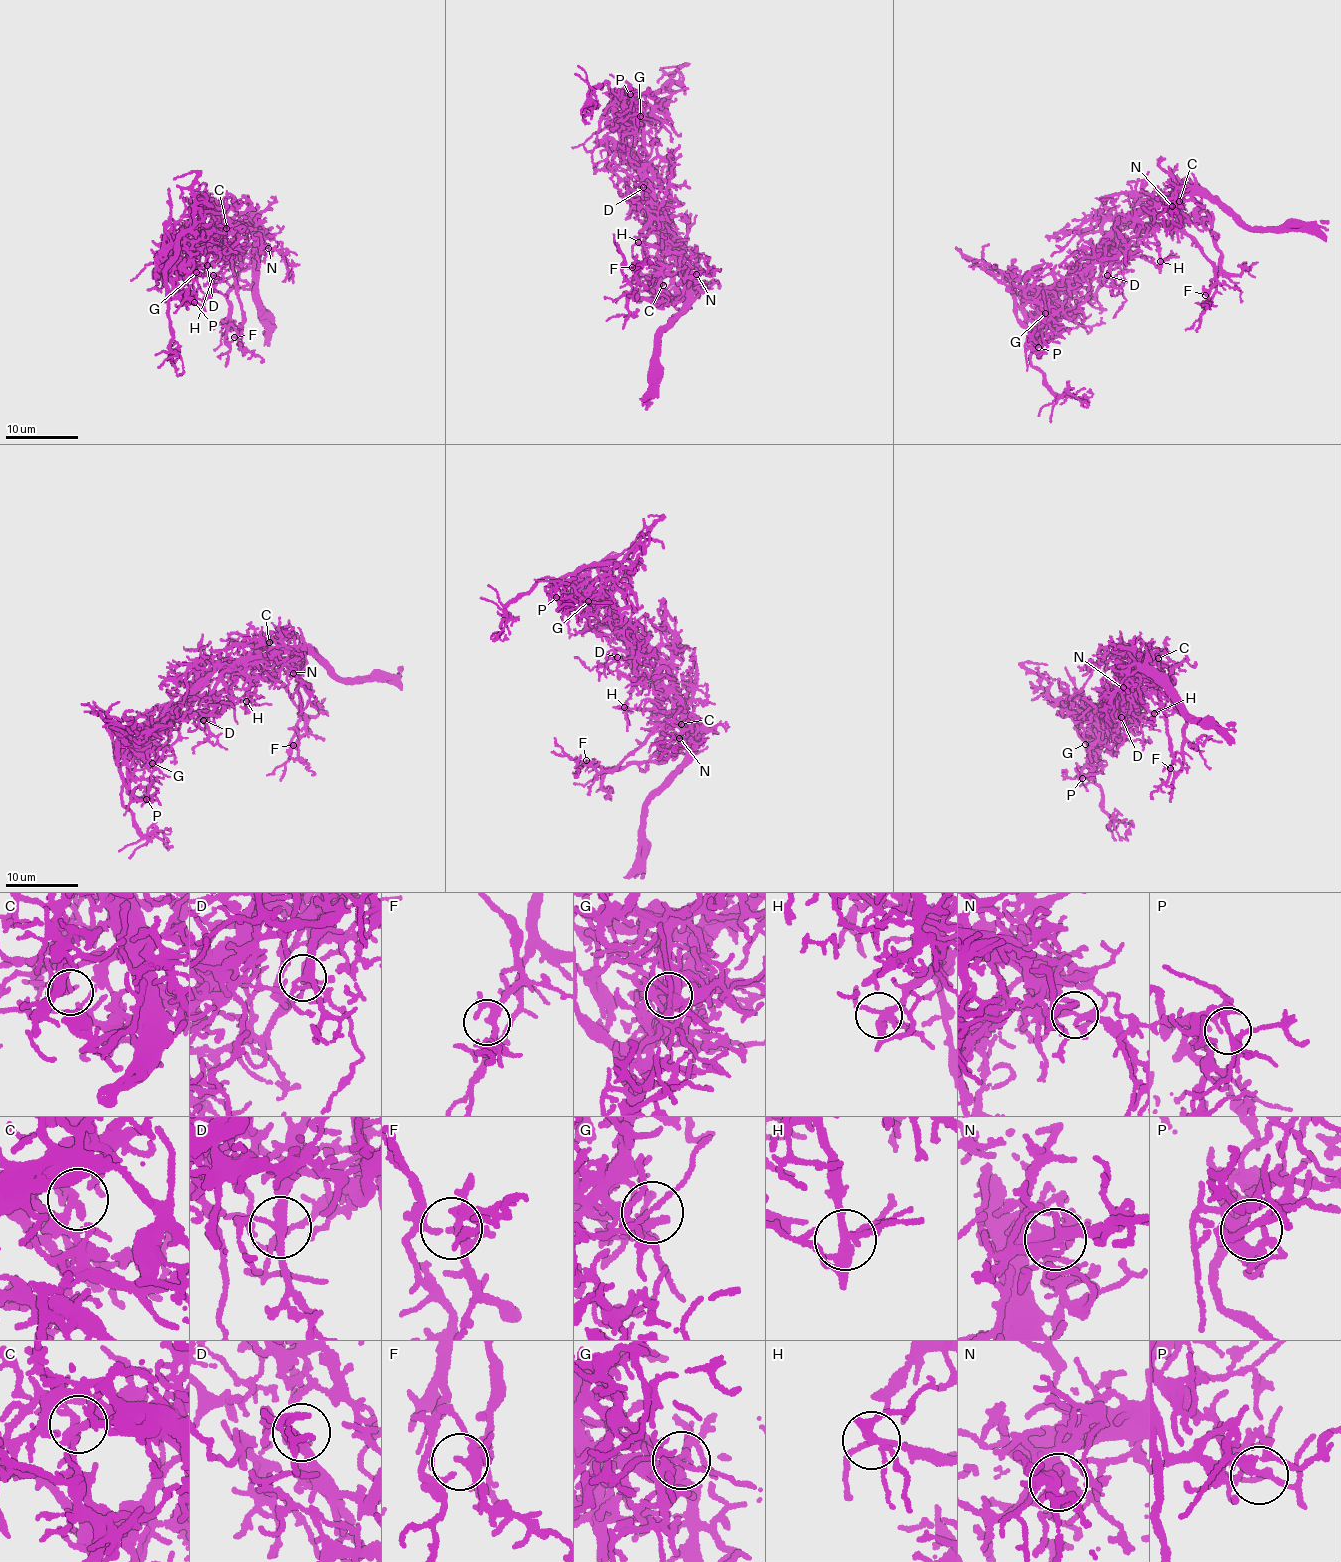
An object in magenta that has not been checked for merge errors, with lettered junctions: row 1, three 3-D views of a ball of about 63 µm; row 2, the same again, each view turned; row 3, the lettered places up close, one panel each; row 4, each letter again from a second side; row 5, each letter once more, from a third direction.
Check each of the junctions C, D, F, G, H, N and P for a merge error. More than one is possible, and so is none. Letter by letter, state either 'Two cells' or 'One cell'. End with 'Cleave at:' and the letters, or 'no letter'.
C: One cell
D: One cell
F: One cell
G: One cell
H: One cell
N: One cell
P: One cell
Cleave at: no letter

